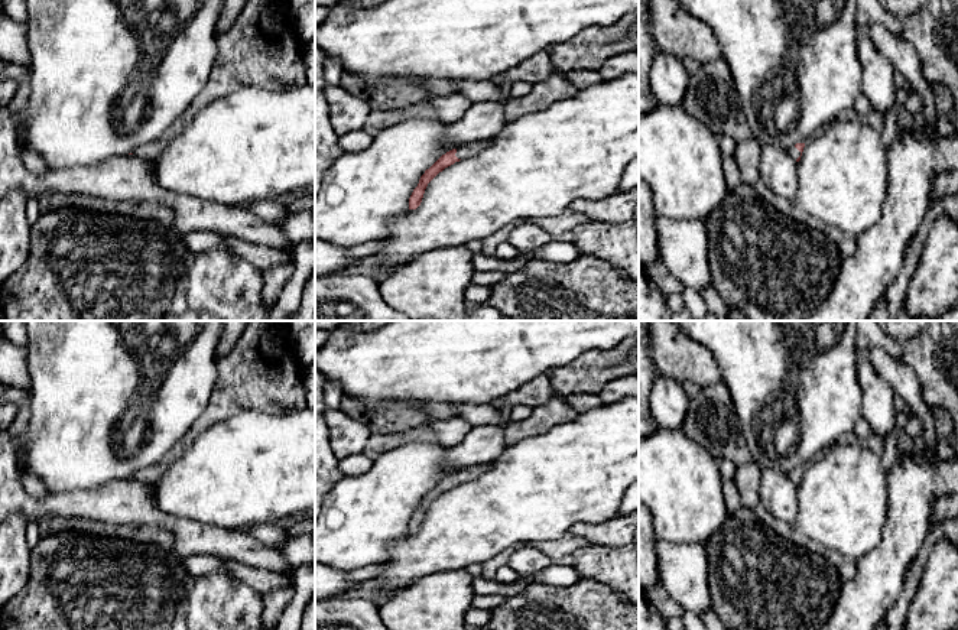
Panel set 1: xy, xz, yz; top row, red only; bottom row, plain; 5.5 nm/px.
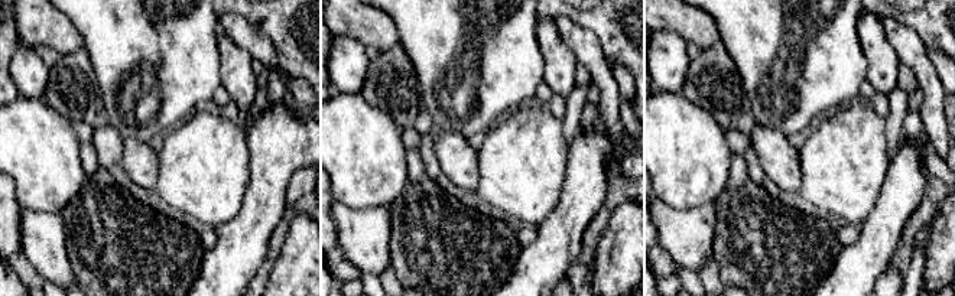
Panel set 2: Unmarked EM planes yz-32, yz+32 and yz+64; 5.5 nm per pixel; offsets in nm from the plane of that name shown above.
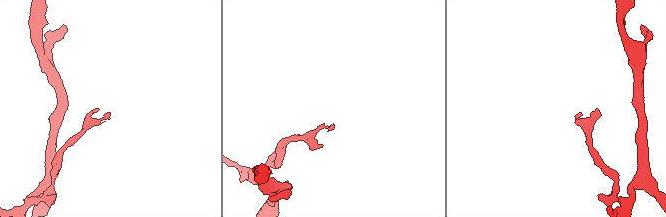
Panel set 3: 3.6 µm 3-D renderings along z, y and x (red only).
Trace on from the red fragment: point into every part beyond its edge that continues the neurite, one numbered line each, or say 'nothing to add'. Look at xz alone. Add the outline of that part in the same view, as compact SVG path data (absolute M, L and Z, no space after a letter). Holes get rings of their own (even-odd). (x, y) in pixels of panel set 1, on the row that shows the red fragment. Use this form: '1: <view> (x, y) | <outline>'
1: xz (474, 149) | M480 142L480 143L474 143L474 144L470 144L470 146L459 147L459 149L457 149L455 156L458 159L472 158L472 156L478 155L490 143L491 142Z

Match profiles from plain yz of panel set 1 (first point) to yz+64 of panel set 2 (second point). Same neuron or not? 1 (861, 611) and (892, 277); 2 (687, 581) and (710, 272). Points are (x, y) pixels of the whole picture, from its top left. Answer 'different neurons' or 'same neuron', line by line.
1: different neurons
2: different neurons

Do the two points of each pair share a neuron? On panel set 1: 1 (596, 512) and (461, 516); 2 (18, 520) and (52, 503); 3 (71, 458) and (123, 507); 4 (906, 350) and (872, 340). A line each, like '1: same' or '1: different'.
1: same
2: different
3: different
4: same

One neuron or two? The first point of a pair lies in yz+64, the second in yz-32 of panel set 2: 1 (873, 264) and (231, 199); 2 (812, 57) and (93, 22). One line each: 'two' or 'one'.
1: two
2: one

